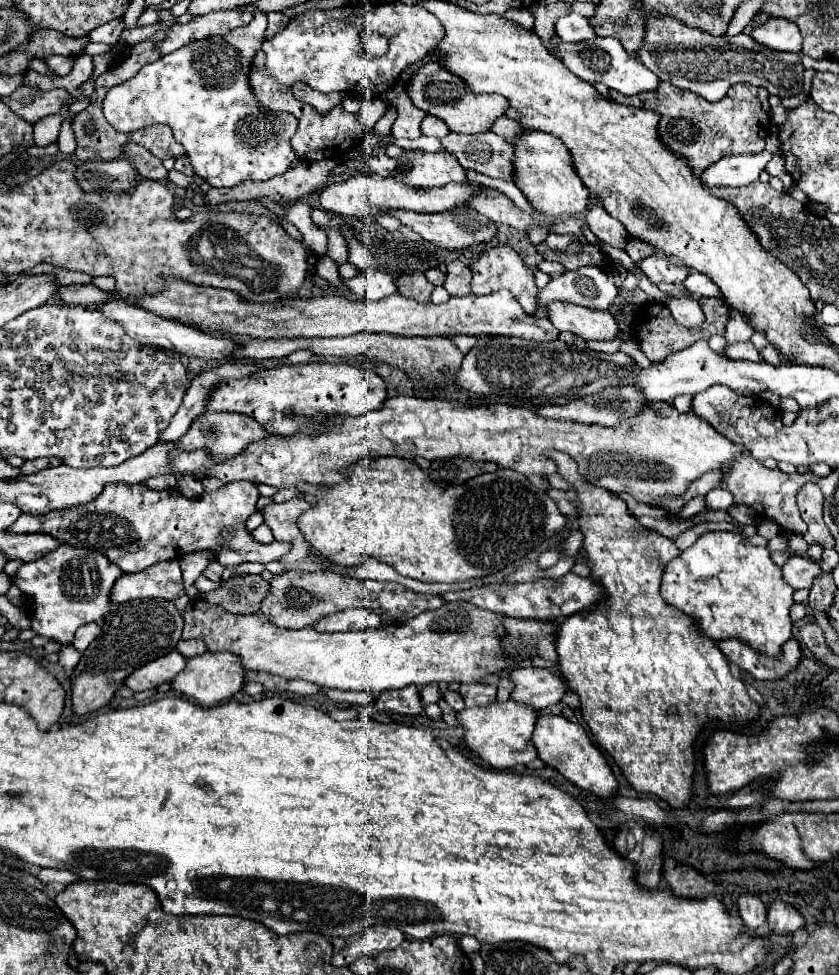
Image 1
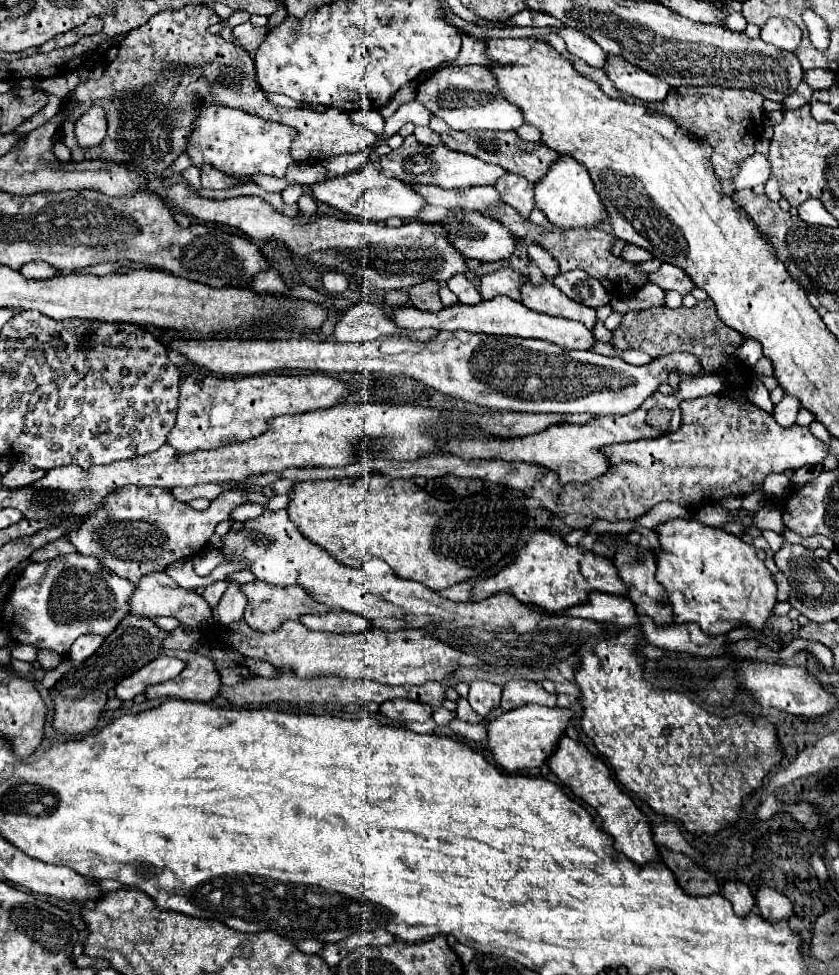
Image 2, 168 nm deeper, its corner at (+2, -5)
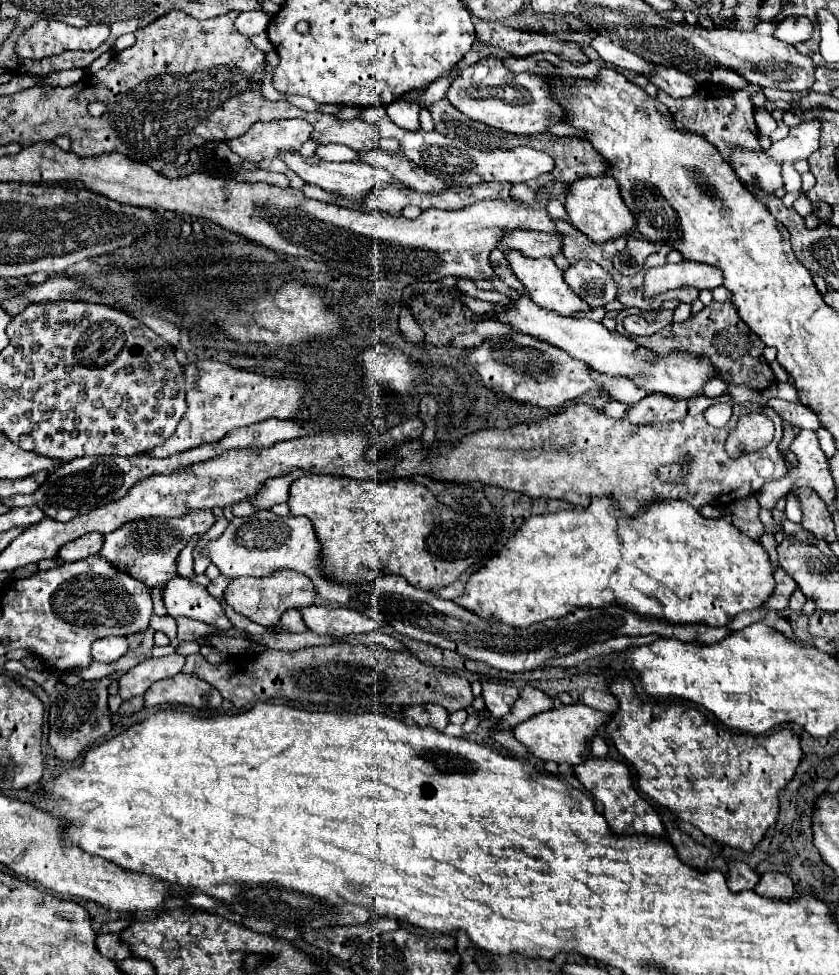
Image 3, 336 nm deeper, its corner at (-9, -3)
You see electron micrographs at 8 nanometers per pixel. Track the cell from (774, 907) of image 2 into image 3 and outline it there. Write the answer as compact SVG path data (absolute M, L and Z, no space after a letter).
M763 873L759 883L755 885L755 893L773 899L789 899L793 897L793 881L785 873Z

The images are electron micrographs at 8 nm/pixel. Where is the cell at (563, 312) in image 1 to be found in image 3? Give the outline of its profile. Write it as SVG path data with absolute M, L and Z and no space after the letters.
M507 249L505 259L507 259L511 271L517 275L517 279L525 285L531 301L535 301L539 307L551 309L559 315L573 315L575 311L589 311L585 301L579 301L579 297L565 285L563 271L553 263L553 259L549 259L549 257L531 259L531 257L525 257L521 251L515 251L515 249Z

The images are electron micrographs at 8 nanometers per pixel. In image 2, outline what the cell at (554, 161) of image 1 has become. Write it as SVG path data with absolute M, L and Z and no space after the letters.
M560 155L560 159L550 165L548 173L538 183L534 183L534 203L548 217L548 221L560 229L594 227L606 219L604 205L594 191L588 171L572 155Z

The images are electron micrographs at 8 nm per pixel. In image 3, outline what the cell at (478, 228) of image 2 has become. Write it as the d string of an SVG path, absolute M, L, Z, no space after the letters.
M515 229L501 239L501 249L519 249L527 257L555 257L563 249L561 233L537 233Z

